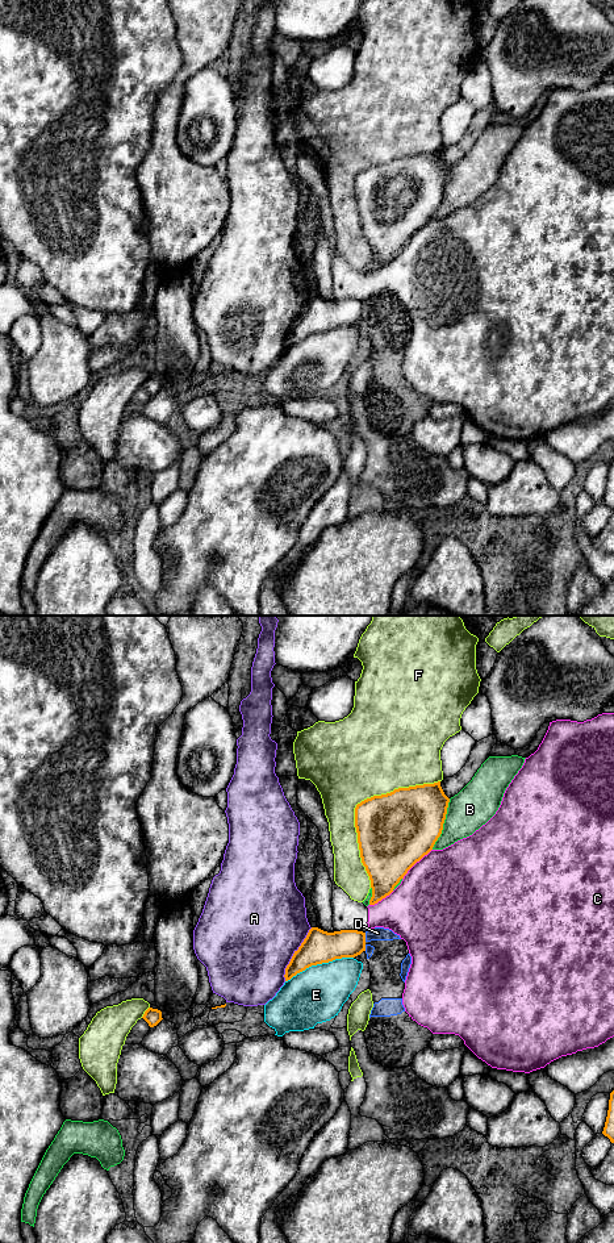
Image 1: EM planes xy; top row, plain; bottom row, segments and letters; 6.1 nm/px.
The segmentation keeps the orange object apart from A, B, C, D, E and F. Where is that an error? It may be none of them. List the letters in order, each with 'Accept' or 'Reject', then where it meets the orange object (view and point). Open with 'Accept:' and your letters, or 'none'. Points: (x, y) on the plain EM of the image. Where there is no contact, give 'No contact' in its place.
Accept: none
A: Reject. Touches orange at xy (293, 322)
B: Reject. Touches orange at xy (443, 191)
C: Reject. Touches orange at xy (416, 230)
D: Reject. Touches orange at xy (364, 305)
E: Reject. Touches orange at xy (318, 332)
F: Reject. Touches orange at xy (356, 174)

